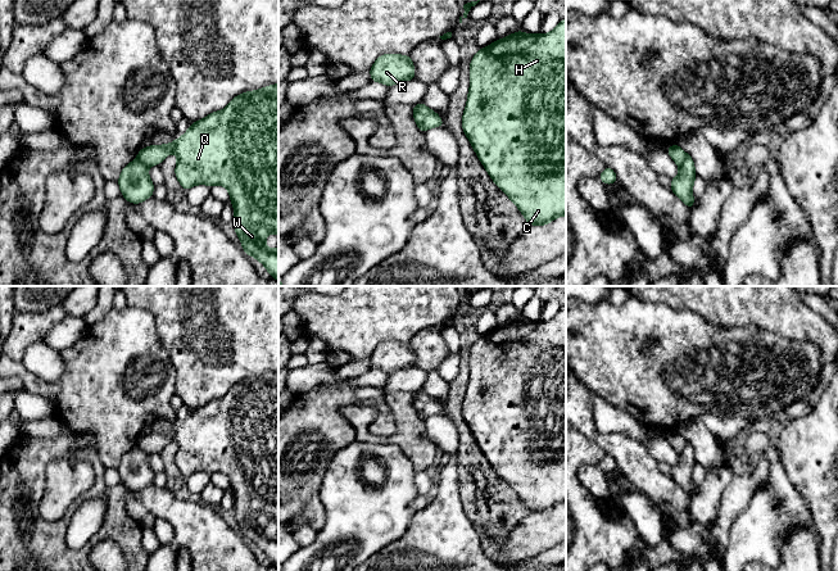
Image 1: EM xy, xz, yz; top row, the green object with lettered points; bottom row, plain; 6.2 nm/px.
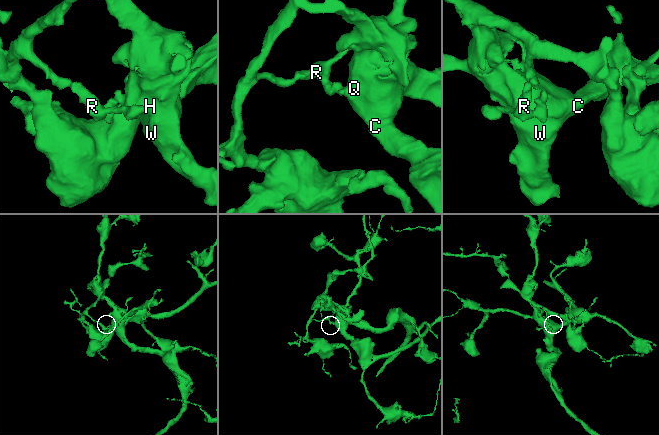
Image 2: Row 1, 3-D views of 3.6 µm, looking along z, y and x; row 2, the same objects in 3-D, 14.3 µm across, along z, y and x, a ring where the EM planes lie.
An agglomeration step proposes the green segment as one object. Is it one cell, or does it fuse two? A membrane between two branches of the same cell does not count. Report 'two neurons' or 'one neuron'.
two neurons

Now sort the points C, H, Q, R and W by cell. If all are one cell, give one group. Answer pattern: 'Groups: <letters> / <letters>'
Groups: C H Q W / R

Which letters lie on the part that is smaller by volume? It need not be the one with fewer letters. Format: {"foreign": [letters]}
{"foreign": ["R"]}

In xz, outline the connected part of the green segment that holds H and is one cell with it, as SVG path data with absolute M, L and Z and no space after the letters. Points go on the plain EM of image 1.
M561 307L549 321L529 322L521 317L489 334L480 336L470 350L470 379L462 403L462 417L493 470L520 497L530 513L545 513L557 504L566 503L566 307Z

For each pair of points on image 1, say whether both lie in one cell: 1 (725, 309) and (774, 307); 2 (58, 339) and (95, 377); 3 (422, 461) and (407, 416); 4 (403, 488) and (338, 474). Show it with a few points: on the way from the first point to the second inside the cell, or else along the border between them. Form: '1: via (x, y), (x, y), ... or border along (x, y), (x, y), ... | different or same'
1: via (737, 307), (762, 307) | same
2: border along (87, 326), (71, 345), (60, 350) | different
3: via (420, 449), (410, 435), (410, 427) | same
4: via (386, 493), (357, 493), (354, 490) | same

